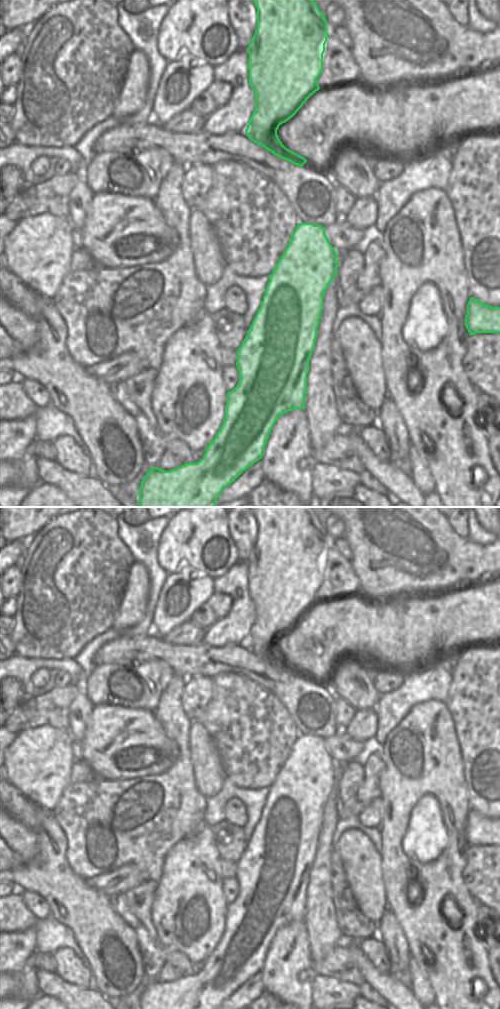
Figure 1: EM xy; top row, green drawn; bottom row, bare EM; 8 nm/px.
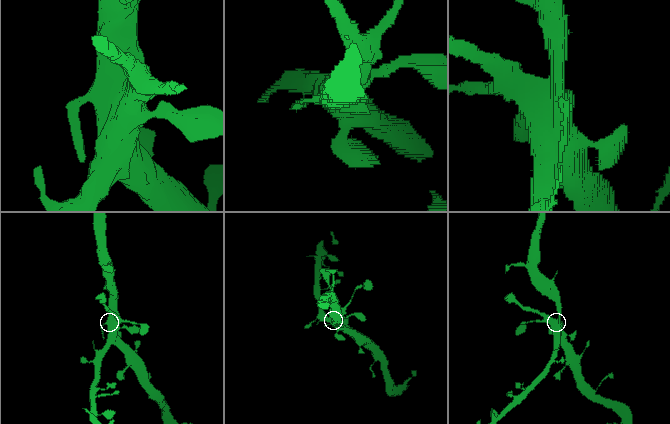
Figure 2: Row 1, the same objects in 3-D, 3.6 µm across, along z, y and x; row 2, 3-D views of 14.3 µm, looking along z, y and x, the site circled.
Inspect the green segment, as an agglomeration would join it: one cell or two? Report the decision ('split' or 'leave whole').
split

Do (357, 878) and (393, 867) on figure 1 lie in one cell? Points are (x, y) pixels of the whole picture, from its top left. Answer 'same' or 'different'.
different

